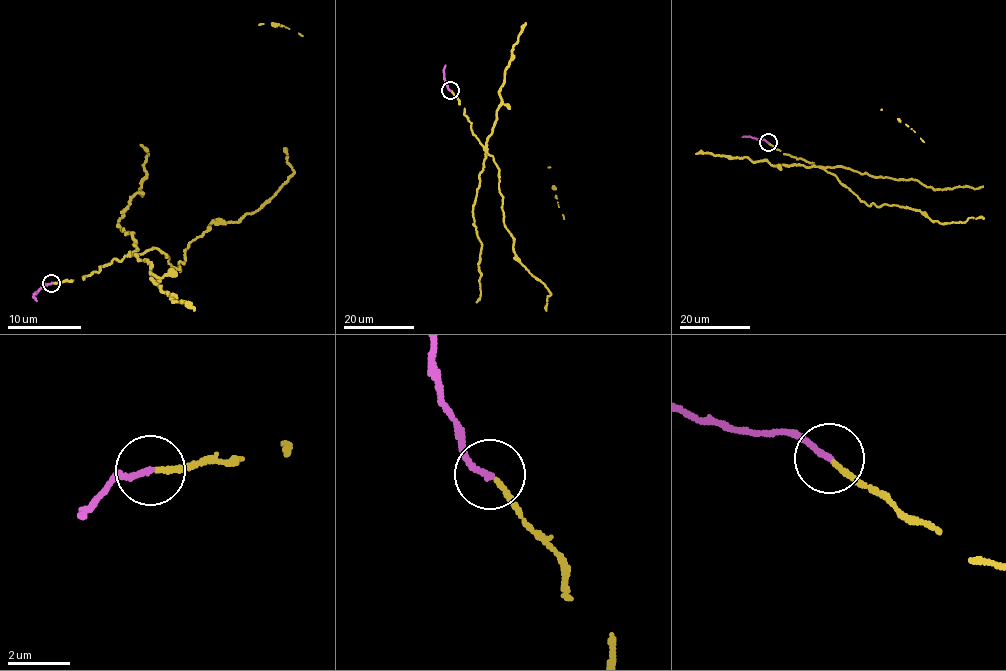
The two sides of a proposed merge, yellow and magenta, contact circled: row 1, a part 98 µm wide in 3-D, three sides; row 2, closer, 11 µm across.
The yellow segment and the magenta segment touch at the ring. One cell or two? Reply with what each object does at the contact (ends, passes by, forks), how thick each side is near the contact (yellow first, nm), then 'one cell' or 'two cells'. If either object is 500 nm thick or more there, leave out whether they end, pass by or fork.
yellow ends; magenta ends; calibres 170 and 190 nm; one cell

